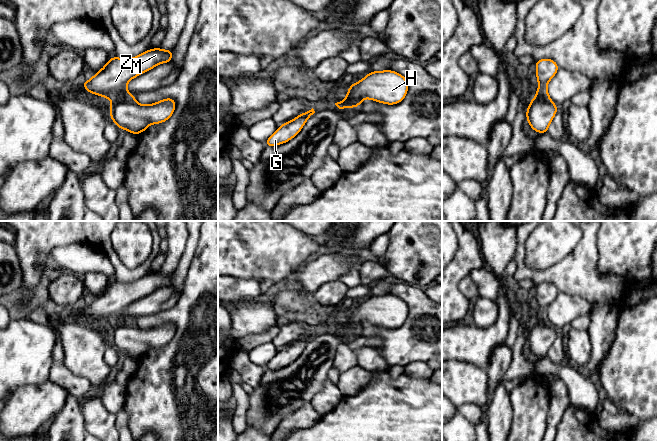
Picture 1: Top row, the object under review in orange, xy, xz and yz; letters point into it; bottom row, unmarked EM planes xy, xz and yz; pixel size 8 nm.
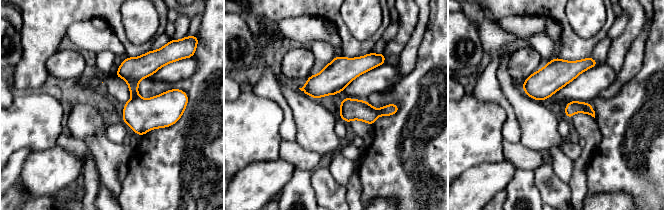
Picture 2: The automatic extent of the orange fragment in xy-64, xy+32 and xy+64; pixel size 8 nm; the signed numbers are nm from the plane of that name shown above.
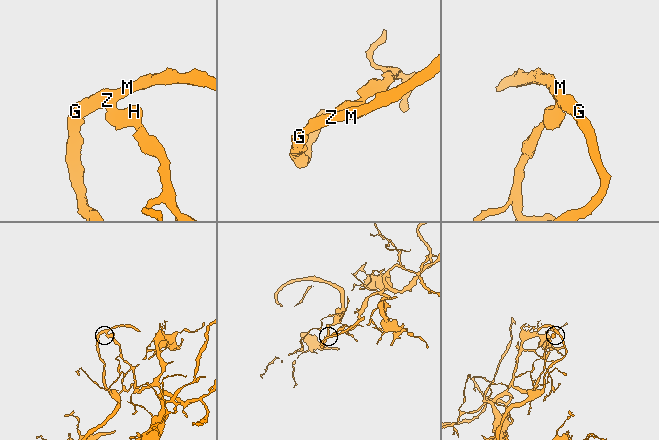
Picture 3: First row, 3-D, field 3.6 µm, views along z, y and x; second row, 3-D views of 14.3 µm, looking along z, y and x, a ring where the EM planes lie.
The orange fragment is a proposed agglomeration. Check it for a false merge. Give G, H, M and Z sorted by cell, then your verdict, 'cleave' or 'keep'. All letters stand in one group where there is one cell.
groups G M Z / H; cleave

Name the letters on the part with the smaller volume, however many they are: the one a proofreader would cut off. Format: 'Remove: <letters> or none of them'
Remove: G, M, Z

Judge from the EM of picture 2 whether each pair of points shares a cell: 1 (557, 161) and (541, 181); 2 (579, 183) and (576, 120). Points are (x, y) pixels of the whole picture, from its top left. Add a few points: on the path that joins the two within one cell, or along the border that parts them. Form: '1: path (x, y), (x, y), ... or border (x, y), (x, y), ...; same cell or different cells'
1: border (550, 164), (553, 171), (567, 184); different cells
2: path (579, 167), (589, 148), (589, 136); same cell

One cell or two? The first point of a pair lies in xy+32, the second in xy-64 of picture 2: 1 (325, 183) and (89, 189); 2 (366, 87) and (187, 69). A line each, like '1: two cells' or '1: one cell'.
1: two cells
2: one cell

